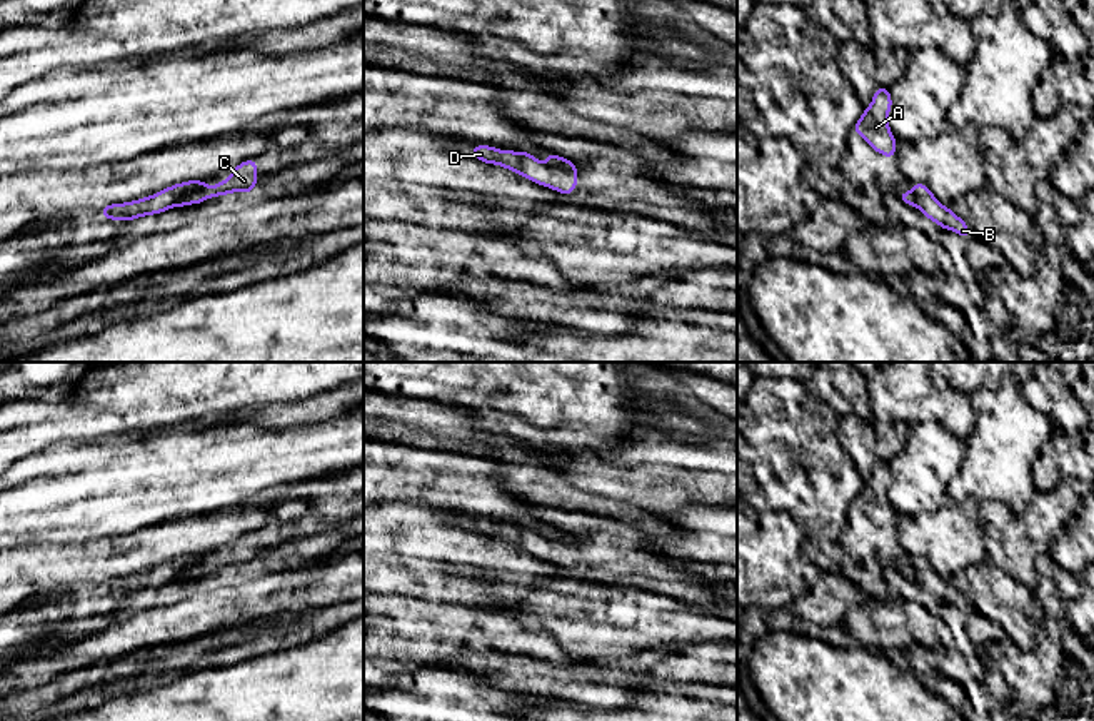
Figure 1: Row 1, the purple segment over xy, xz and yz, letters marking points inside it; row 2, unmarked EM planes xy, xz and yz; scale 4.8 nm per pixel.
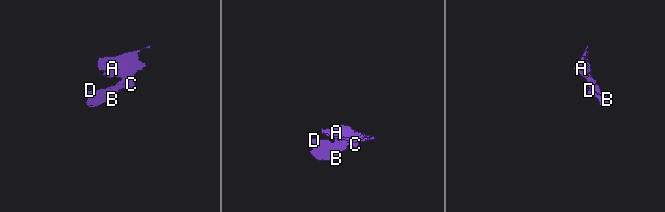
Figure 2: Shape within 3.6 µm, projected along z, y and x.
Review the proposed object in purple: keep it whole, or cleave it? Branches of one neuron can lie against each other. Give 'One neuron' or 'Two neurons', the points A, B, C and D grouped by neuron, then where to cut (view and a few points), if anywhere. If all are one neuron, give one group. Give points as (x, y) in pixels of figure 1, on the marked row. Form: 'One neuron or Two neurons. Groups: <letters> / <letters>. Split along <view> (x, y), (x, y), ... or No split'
Two neurons. Groups: A C / B D. Split along xz (546, 164), (574, 172)

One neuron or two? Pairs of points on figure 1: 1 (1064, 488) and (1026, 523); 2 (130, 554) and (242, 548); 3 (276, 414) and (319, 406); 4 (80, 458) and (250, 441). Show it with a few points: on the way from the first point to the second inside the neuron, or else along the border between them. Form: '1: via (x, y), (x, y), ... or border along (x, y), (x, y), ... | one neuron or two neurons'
1: via (1056, 498), (1036, 518) | one neuron
2: border along (264, 523), (255, 531), (249, 531), (230, 543) | two neurons
3: via (286, 414), (309, 411) | one neuron
4: via (122, 458), (209, 458) | one neuron

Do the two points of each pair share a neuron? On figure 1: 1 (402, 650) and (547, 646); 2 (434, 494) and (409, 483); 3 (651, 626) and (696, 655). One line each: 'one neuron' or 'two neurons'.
1: one neuron
2: one neuron
3: two neurons

